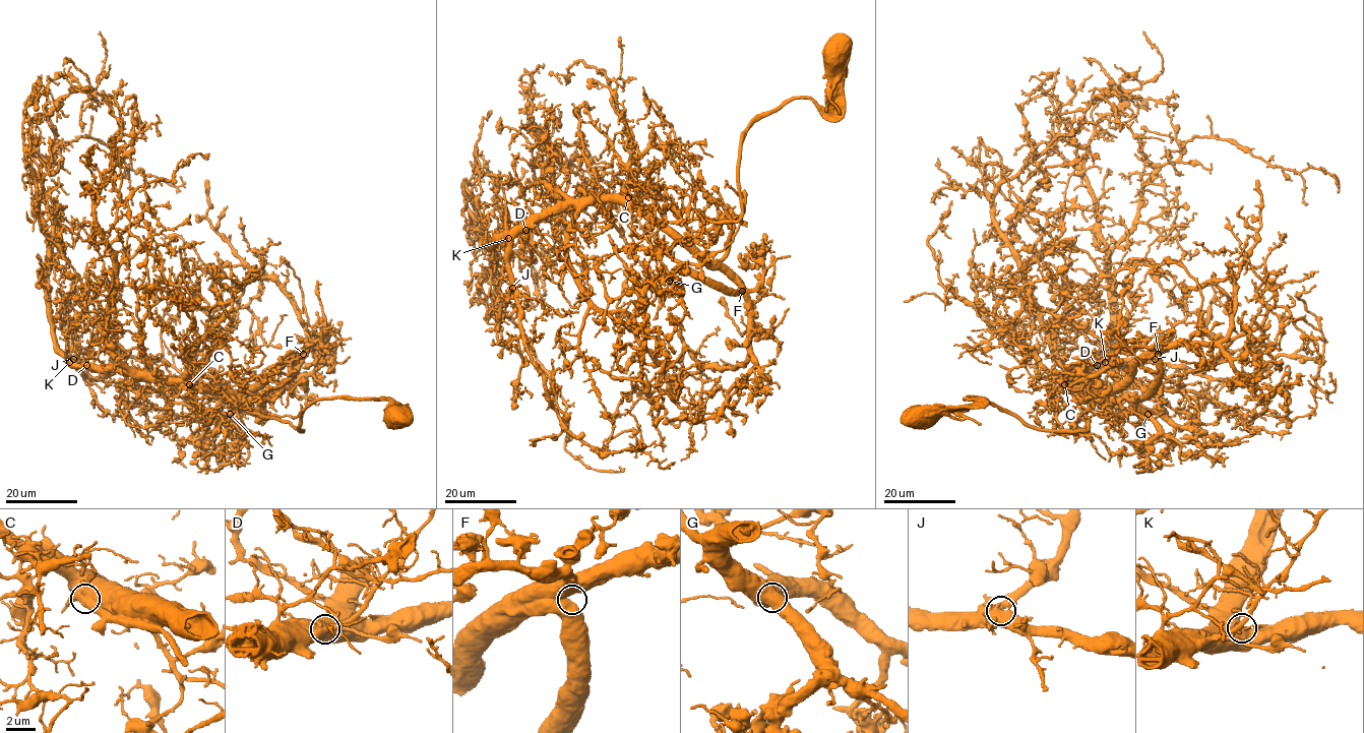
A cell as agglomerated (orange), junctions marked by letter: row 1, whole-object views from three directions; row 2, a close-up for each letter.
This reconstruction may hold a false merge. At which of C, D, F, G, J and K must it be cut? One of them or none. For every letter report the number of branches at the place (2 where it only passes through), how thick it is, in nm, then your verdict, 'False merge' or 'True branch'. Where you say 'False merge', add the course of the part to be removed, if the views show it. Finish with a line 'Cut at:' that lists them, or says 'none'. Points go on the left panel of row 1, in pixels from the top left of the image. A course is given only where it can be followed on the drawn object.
C: Branches: 1. Thickness 1000 nm. True branch
D: Branches: 2. Thickness 600 nm. True branch
F: Branches: 1. Thickness 850 nm. True branch
G: Branches: 1. Thickness 850 nm. True branch
J: Branches: 2. Thickness 700 nm. True branch
K: Branches: 1. Thickness 900 nm. True branch
Cut at: none

